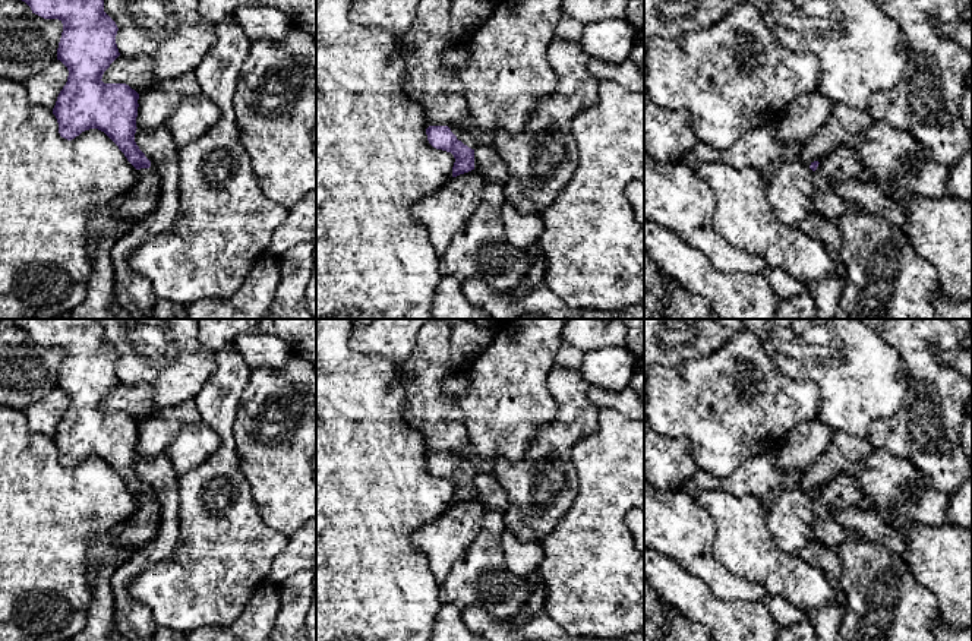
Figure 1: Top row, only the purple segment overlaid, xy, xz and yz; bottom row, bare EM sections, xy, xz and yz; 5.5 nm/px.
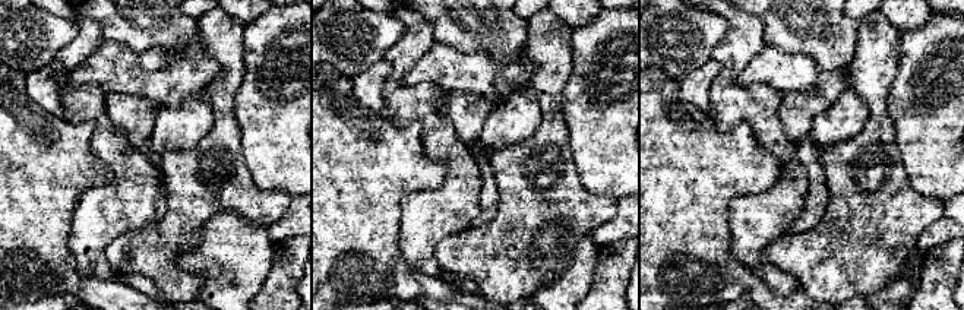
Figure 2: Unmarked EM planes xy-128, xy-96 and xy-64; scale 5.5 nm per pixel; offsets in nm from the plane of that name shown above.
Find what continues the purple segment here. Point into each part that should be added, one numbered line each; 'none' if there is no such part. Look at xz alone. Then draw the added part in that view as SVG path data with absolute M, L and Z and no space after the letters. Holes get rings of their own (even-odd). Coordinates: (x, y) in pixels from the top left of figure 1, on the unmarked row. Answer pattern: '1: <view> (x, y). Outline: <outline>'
1: xz (466, 461). Outline: M427 449L429 454L448 454L451 460L457 464L458 468L461 468L468 476L474 477L480 470L480 464L476 461L473 454L470 451L466 452L435 452Z

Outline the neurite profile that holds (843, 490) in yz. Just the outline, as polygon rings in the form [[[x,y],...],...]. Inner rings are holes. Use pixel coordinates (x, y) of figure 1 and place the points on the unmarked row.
[[[843,473],[830,480],[820,489],[815,499],[831,512],[848,506],[870,509],[874,503],[872,498],[861,489],[861,484],[850,473]]]

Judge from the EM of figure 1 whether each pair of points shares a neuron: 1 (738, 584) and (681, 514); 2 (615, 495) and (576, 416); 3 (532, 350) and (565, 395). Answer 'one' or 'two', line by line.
1: one
2: two
3: two

